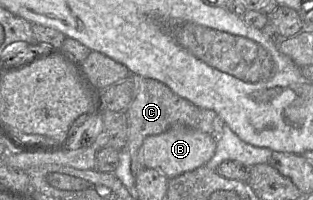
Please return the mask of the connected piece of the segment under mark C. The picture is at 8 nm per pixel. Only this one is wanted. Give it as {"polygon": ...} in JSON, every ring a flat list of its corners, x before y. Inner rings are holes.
{"polygon":[[132,75,132,80,135,84,135,97,125,111,128,127,126,148,131,156,131,173,135,177,146,168,138,159,138,151,148,136,163,133,174,126,185,126,207,133,217,141,221,137,225,123,215,111,194,105,158,80,140,75]]}

